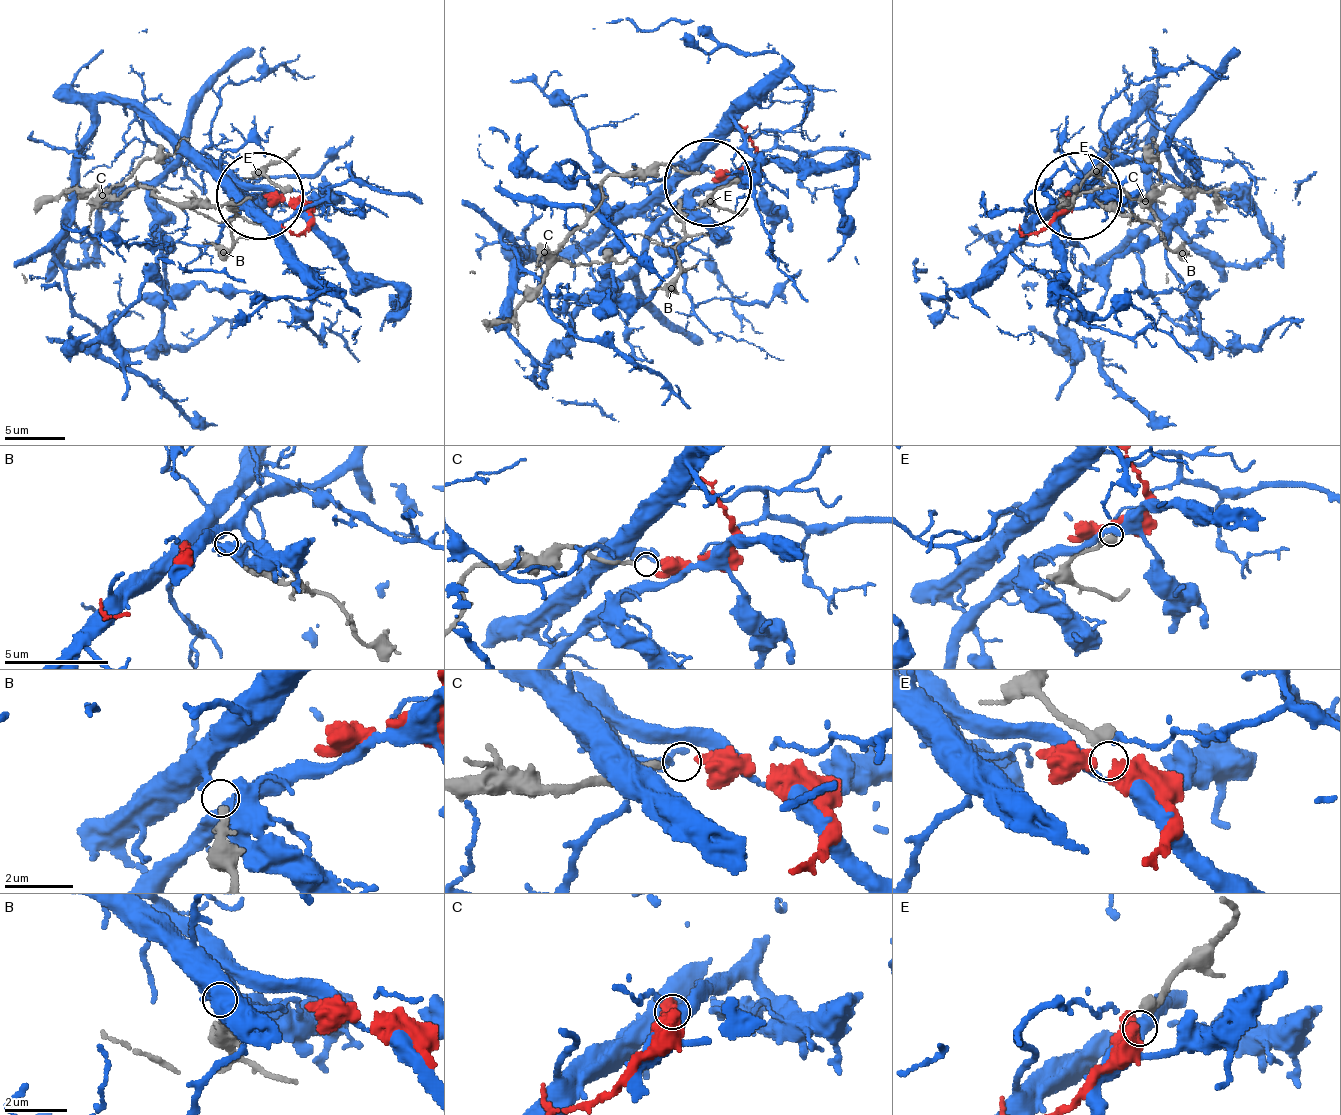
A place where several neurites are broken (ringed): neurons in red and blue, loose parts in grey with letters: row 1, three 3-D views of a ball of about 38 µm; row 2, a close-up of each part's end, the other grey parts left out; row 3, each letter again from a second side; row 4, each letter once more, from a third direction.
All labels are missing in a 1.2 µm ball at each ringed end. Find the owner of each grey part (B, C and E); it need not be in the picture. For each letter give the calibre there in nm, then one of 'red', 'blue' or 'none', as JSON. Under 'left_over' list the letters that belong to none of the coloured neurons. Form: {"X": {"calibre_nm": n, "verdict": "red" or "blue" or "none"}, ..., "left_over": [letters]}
{"B": {"calibre_nm": 260, "verdict": "blue"}, "C": {"calibre_nm": 190, "verdict": "red"}, "E": {"calibre_nm": 380, "verdict": "none"}, "left_over": ["E"]}

